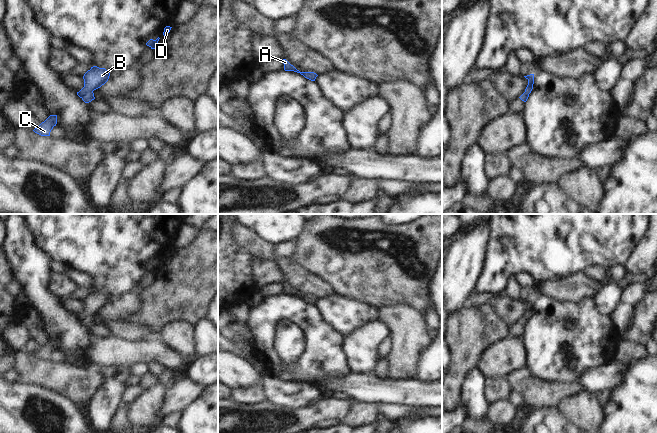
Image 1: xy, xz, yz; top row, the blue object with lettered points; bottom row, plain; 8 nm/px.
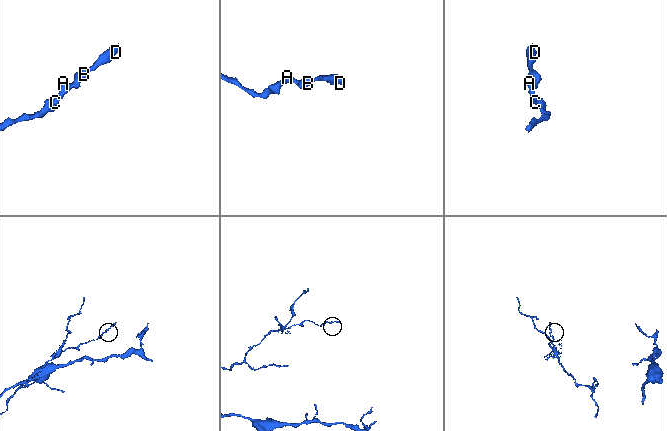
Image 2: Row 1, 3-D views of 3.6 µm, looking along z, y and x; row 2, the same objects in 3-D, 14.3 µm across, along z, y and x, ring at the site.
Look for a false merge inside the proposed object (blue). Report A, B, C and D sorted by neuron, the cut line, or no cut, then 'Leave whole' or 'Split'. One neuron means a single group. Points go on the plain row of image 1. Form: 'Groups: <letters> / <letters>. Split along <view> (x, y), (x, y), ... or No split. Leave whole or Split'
Groups: A B C D. No split. Leave whole.

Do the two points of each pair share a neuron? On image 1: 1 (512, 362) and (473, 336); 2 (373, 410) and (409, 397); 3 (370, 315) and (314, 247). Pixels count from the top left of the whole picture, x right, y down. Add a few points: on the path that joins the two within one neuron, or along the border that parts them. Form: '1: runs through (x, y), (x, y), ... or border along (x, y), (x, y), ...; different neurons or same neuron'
1: border along (508, 335), (490, 345), (483, 352), (476, 366); different neurons
2: border along (369, 403), (395, 402), (414, 407); different neurons
3: border along (342, 296), (356, 298), (378, 308); different neurons

